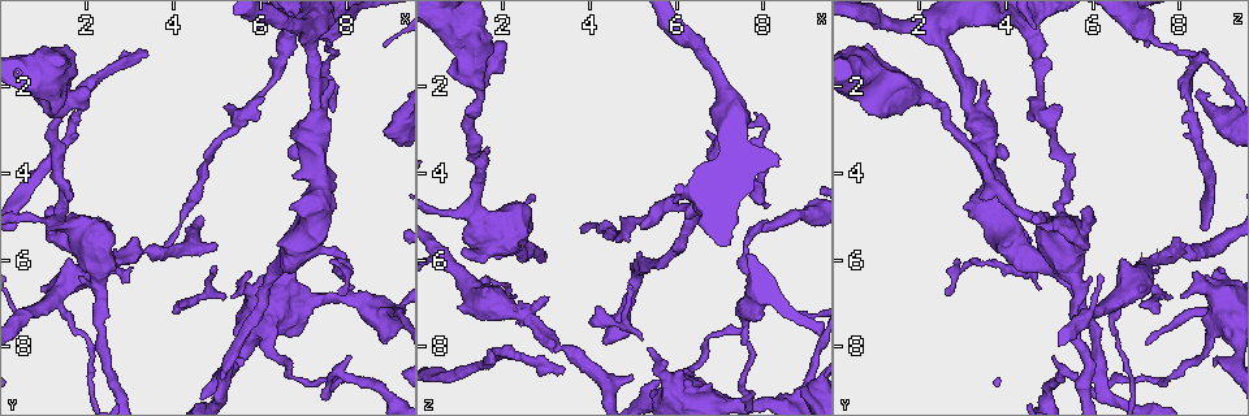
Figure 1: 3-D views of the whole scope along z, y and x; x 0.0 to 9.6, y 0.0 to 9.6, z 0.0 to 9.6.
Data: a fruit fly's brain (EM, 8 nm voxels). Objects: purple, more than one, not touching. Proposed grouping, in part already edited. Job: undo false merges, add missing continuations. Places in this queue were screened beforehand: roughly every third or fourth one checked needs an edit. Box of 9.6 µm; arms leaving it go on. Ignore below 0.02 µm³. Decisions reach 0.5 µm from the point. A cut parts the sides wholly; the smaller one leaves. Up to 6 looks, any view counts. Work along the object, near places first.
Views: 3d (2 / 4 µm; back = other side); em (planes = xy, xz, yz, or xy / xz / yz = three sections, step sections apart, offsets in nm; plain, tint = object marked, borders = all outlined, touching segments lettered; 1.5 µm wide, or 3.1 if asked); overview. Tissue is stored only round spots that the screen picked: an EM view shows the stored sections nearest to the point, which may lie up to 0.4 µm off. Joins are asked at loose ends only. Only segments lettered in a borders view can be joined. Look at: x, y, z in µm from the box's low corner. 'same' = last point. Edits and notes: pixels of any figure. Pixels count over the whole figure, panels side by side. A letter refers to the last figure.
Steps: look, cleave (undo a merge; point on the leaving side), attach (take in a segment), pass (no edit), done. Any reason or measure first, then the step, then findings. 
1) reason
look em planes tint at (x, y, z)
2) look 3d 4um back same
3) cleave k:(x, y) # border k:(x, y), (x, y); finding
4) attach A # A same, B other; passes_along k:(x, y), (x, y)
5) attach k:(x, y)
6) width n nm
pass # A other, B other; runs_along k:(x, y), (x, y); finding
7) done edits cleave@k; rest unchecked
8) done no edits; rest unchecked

thick turns thin
look em xy step 4 tint at (6.55, 1.45, 4.70)

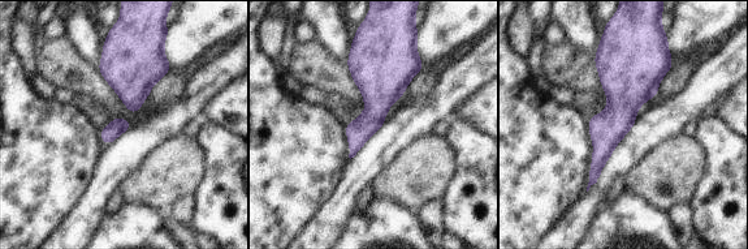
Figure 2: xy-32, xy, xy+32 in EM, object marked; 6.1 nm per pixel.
look em planes borders same

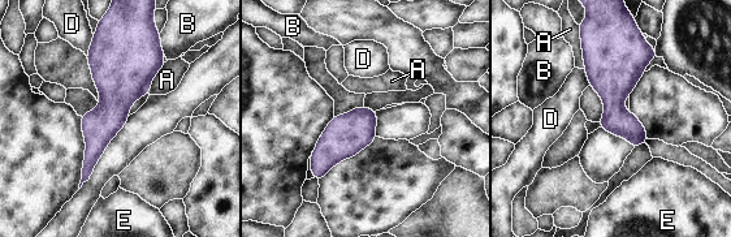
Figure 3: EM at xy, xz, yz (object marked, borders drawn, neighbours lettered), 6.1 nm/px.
pass # A other, B other, D other, E other; border 3:(167, 61), (152, 78), (148, 94); continuous, no second neuron

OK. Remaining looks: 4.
free end
look em xy step 8 tint at (4.90, 6.15, 6.60)

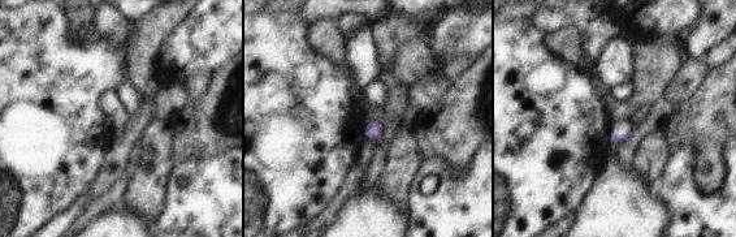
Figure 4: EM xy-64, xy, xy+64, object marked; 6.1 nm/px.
look em planes borders same

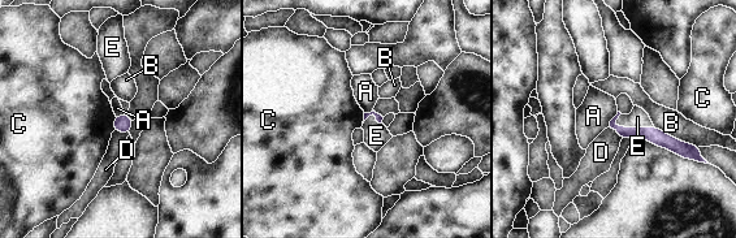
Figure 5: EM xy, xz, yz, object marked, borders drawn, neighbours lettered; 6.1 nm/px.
attach E # A other, B other, C other, D other, E same; the neuron continues

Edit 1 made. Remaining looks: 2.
look overview

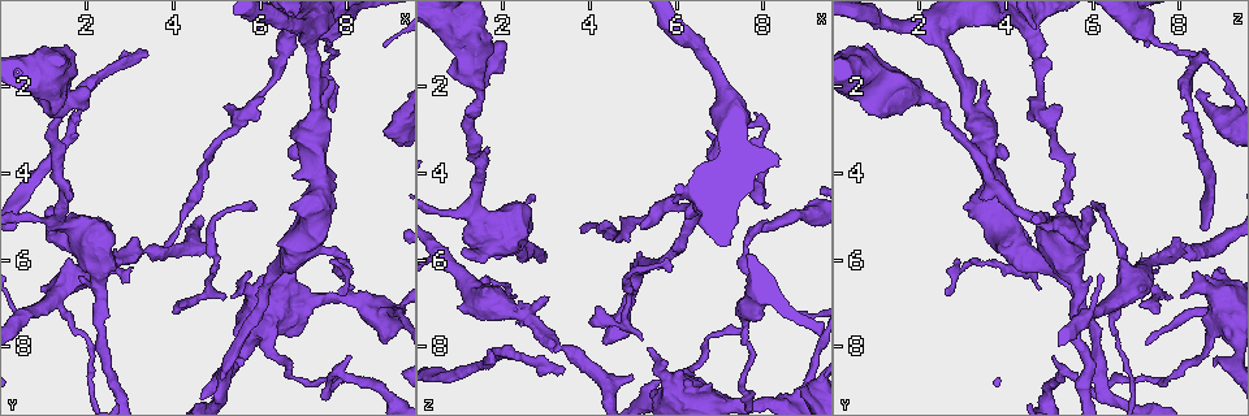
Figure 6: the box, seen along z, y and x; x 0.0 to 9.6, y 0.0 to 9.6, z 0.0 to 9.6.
branch stops here
look em yz step 8 borders at (1.80, 6.45, 5.85)

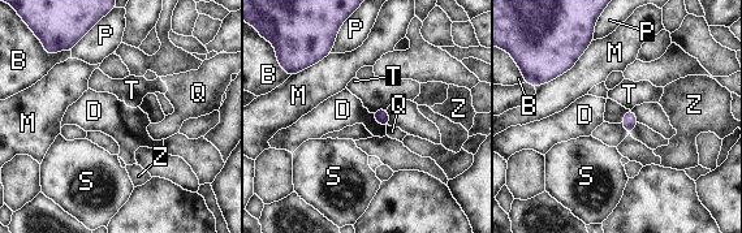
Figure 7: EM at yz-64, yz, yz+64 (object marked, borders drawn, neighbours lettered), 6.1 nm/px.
pass # B other, D other, M other, P other, Q other, S other, T other, Z other; border 7:(371, 113), (385, 128); none of them fits

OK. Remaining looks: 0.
done edits attach@5; rest unchecked

